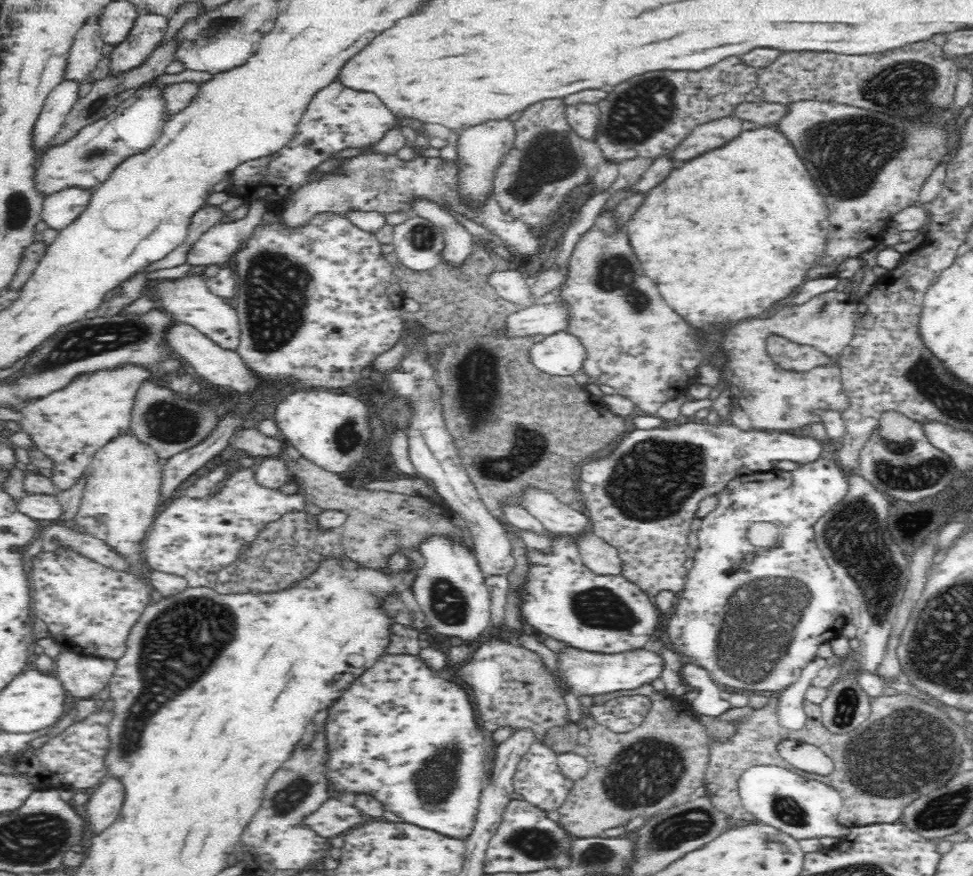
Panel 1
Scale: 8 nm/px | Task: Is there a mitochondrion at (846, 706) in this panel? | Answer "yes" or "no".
yes

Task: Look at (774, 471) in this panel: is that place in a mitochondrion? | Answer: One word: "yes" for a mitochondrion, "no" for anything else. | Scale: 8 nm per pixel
no

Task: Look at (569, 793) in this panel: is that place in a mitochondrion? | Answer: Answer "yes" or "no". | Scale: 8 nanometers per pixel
no

